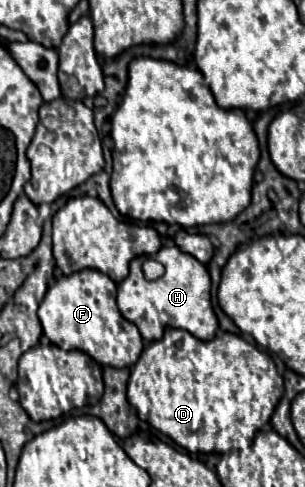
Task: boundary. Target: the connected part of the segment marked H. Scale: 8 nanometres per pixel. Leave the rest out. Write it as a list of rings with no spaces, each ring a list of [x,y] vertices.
[[[177,246],[161,248],[153,258],[165,266],[165,274],[157,280],[147,280],[141,268],[145,262],[145,256],[135,258],[131,262],[129,276],[123,282],[119,282],[119,288],[117,288],[117,304],[121,314],[139,328],[141,336],[147,342],[159,340],[163,328],[189,330],[195,338],[201,338],[201,340],[213,338],[217,330],[217,318],[211,306],[211,294],[209,294],[211,278],[205,264],[181,252]]]

